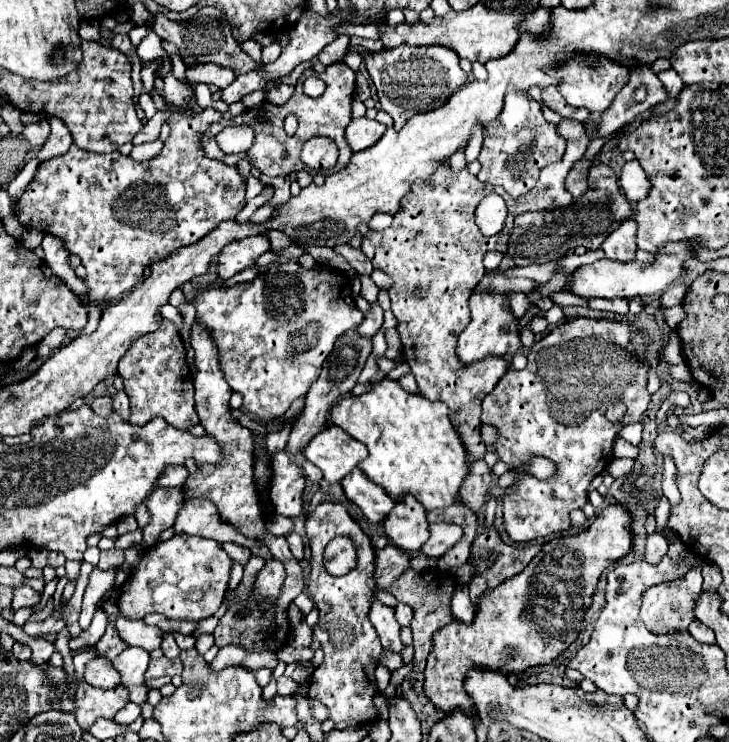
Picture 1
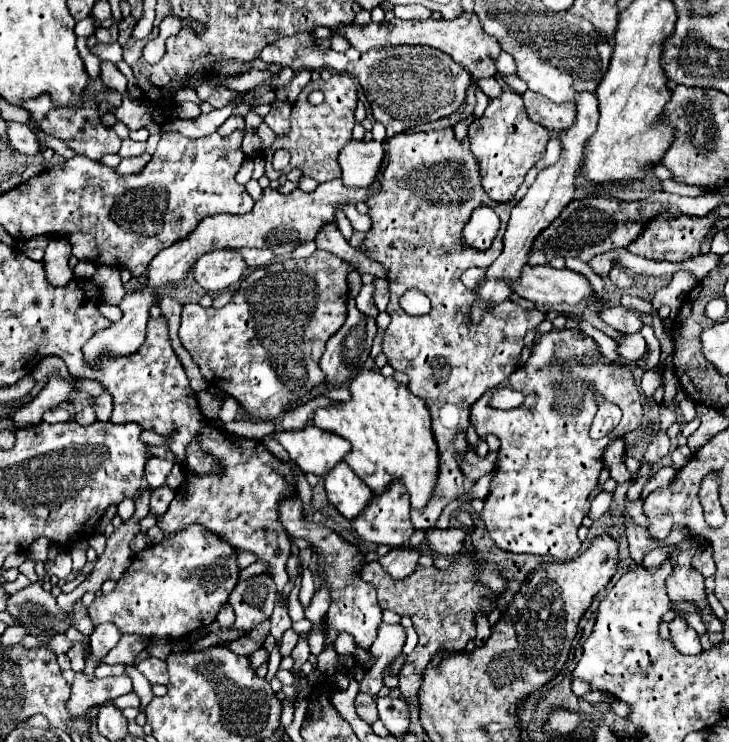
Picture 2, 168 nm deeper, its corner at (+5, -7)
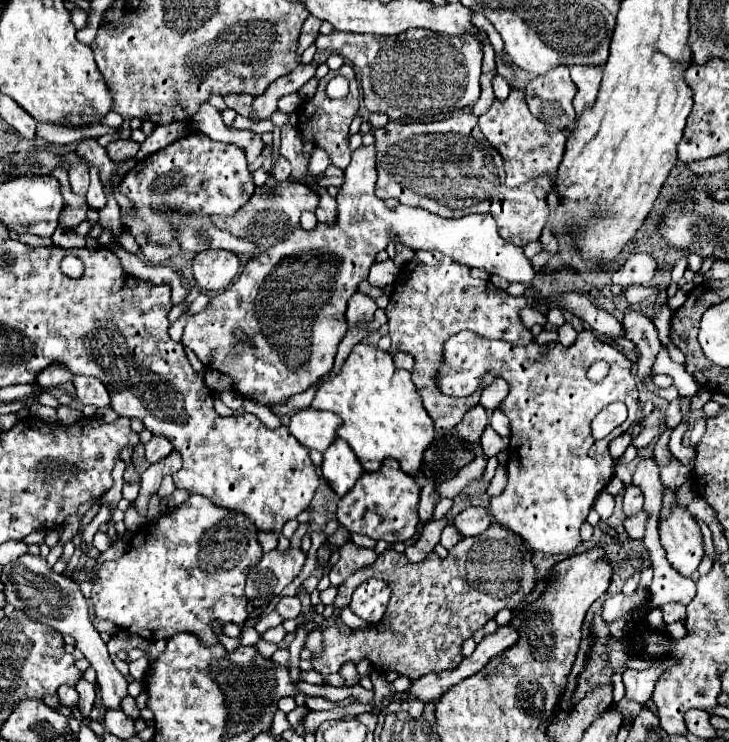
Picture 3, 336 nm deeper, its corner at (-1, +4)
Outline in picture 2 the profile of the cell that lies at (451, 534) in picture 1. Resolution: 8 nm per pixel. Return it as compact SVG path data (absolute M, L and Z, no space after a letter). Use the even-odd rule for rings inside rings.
M454 526L446 530L430 528L424 534L426 534L426 546L432 550L432 554L446 556L446 558L460 554L464 546L464 536L466 536L462 528L454 528Z

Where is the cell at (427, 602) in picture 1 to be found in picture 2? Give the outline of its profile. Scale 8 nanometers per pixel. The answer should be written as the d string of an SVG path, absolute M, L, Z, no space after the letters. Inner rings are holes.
M460 554L450 558L452 562L458 562L446 570L438 568L422 568L418 566L414 574L406 576L404 580L390 580L390 576L380 568L378 562L368 562L362 568L362 578L370 584L374 584L378 592L378 604L382 610L394 610L400 616L410 616L414 630L418 632L420 640L412 654L408 654L404 668L400 670L400 690L404 698L414 698L418 694L422 674L432 660L432 656L440 650L446 652L462 652L470 638L476 636L474 628L474 614L476 610L490 610L490 604L496 600L496 594L504 590L504 580L498 574L498 568L492 564L480 564L474 566L470 560L470 554ZM490 578L490 580L484 580ZM492 578L500 578L498 582ZM486 596L490 600L486 600ZM452 614L452 616L450 616Z

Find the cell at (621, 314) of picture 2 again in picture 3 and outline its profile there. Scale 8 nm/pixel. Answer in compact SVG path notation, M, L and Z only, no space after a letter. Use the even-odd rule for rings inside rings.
M632 307L624 313L622 325L626 331L626 339L630 339L638 349L638 379L646 383L646 379L654 375L652 365L662 345L658 339L658 331L650 317L646 317L642 311L636 311Z

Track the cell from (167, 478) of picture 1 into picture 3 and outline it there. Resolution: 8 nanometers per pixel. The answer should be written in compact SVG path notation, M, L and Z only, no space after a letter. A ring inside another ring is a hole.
M152 435L152 439L150 439L144 447L146 447L146 459L148 459L150 463L160 461L162 457L170 455L170 451L174 449L172 443L170 443L166 437L162 437L162 435Z

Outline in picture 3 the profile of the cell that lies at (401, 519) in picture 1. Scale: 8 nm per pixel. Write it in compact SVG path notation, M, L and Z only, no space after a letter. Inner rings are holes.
M384 459L382 467L372 473L364 473L356 485L338 501L336 519L350 533L368 535L374 541L398 543L410 541L418 525L418 499L420 499L420 481L404 473L394 459Z

